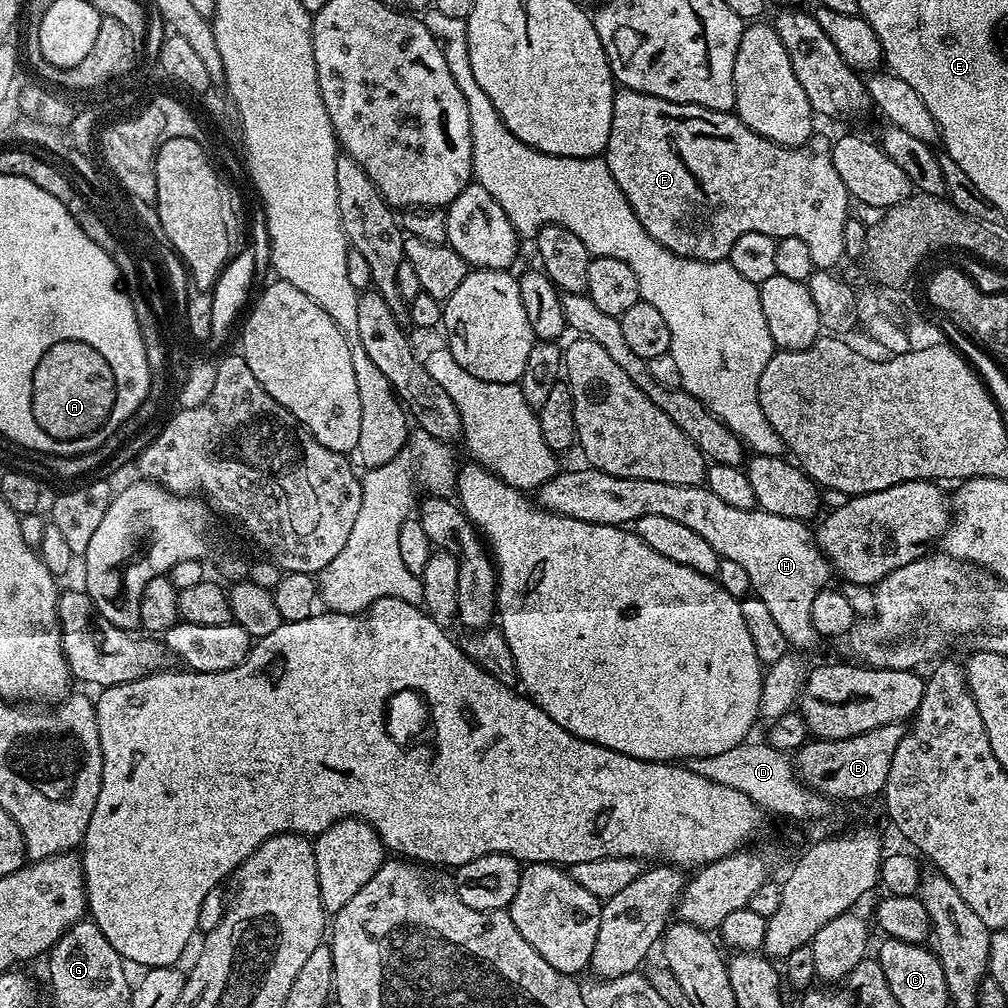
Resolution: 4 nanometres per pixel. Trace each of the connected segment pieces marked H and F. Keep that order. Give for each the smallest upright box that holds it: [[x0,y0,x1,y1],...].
[[538,466,834,649],[602,88,850,269]]

